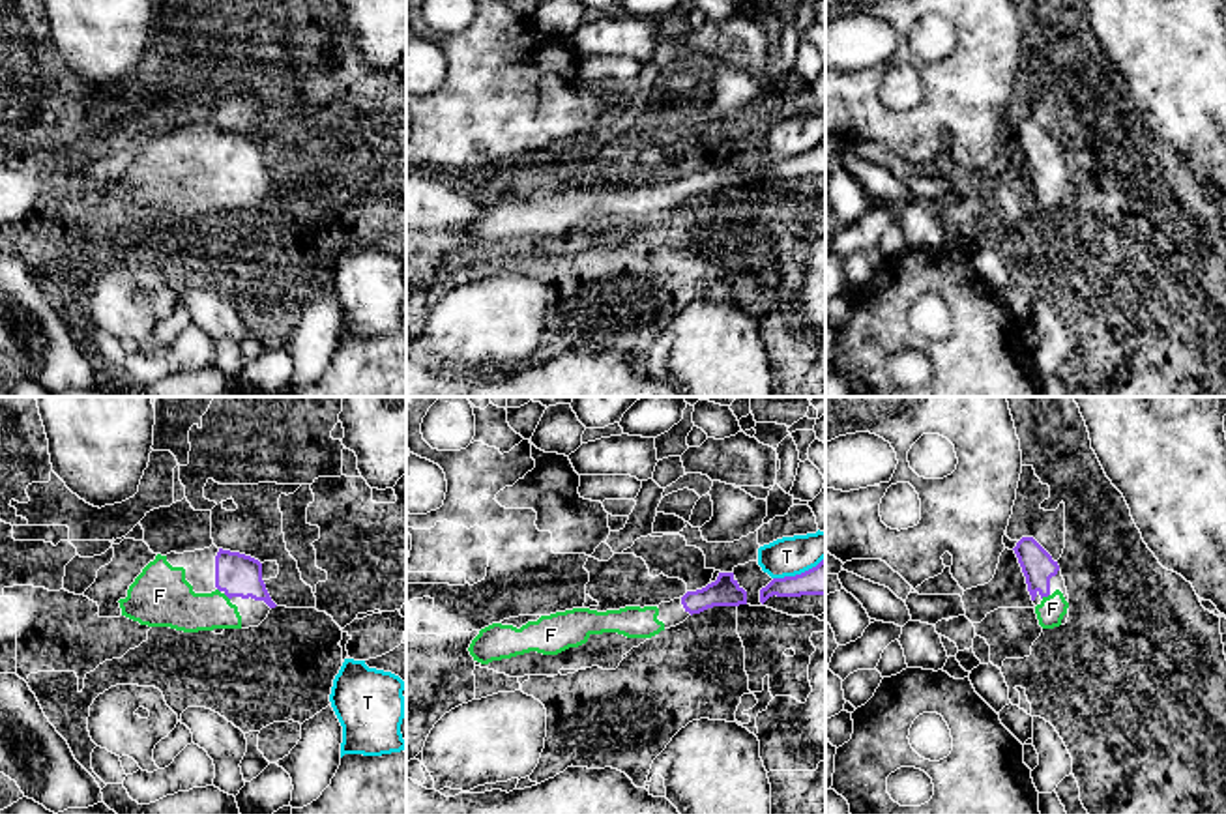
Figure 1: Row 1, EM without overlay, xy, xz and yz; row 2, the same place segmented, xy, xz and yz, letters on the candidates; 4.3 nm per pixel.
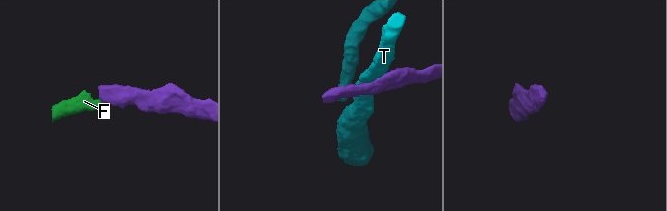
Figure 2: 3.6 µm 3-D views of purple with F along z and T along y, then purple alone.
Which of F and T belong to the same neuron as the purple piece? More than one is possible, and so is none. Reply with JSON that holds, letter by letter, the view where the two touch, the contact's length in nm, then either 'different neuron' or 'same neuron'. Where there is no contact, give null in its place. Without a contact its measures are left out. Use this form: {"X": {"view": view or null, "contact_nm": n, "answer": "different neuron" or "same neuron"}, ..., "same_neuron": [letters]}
{"F": {"view": "yz", "contact_nm": 40, "answer": "same neuron"}, "T": {"view": "xz", "contact_nm": 240, "answer": "different neuron"}, "same_neuron": ["F"]}

